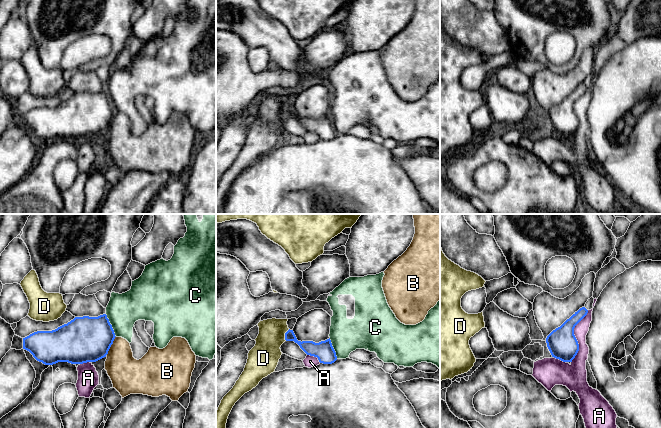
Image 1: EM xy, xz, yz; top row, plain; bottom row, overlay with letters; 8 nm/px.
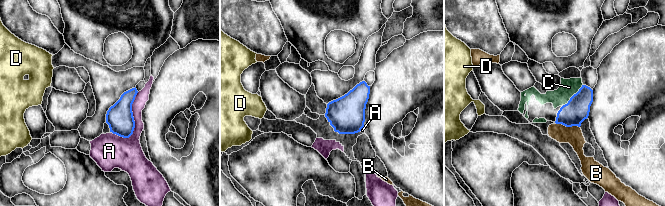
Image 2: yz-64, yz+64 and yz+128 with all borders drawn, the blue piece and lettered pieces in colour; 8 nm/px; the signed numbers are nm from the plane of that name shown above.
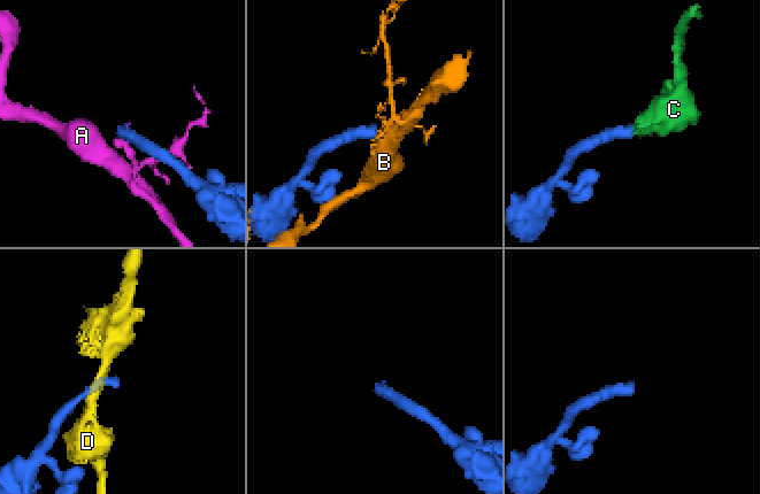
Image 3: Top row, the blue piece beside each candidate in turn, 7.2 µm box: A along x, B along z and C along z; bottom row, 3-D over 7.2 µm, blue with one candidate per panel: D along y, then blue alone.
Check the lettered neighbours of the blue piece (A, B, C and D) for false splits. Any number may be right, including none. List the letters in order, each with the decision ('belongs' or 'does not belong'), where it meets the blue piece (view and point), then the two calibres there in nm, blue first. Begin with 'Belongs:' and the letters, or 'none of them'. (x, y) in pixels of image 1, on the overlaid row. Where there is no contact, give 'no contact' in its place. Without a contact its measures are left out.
Belongs: C
A: does not belong; meets blue in yz at (574, 336); 240 nm thick on the blue side, 130 nm on the other
B: does not belong; meets blue in xy at (111, 344); 360 nm thick on the blue side, 260 nm on the other
C: belongs; meets blue in xy at (111, 325); 360 nm thick on the blue side, 280 nm on the other
D: does not belong; meets blue in xz at (285, 335); 120 nm thick on the blue side, 240 nm on the other

